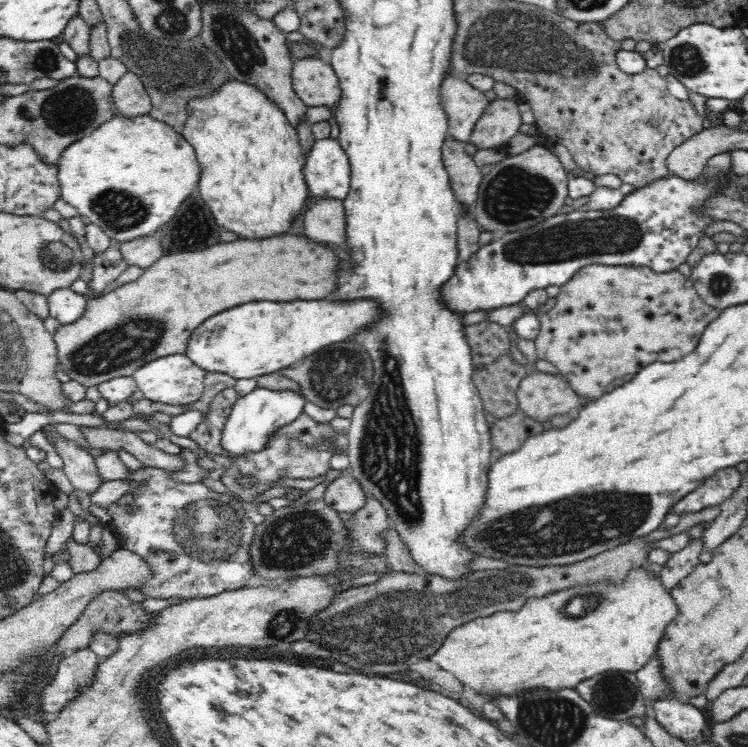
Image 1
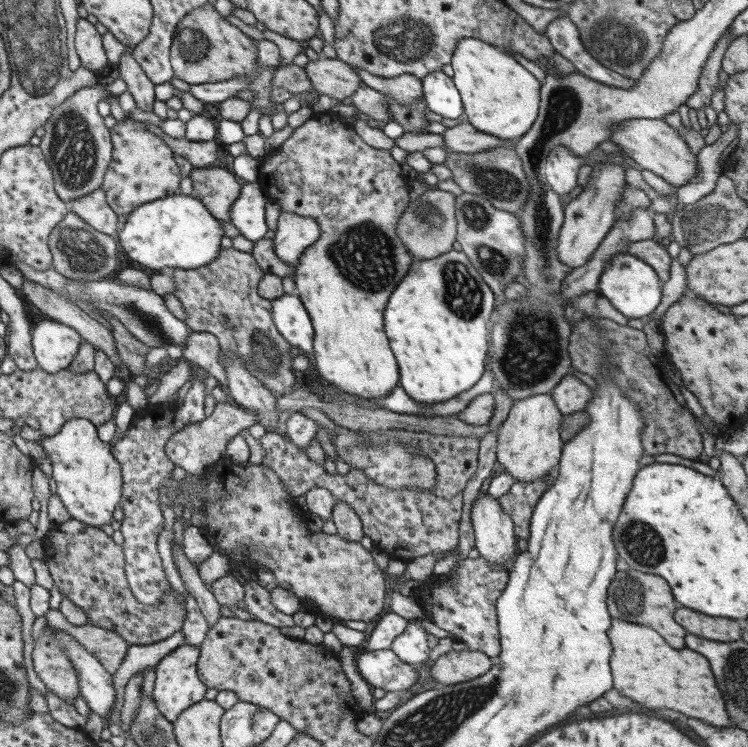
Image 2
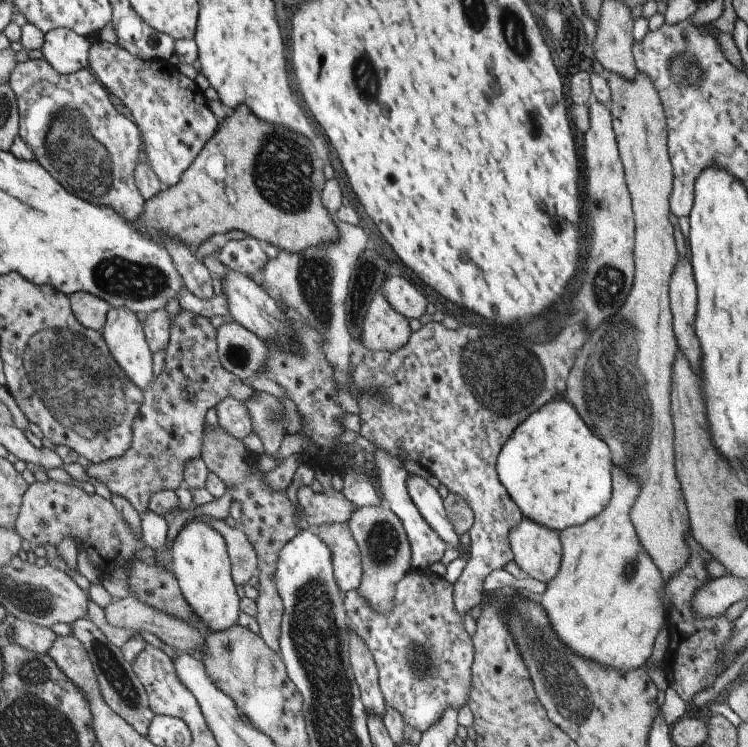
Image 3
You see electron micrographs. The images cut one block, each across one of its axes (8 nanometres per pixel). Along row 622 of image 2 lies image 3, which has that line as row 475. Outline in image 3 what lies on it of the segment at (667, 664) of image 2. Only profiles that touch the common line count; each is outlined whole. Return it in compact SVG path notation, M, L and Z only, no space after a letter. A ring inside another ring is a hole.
M613 466L611 478L612 494L606 509L585 524L559 532L562 560L558 574L546 582L545 592L536 598L546 612L554 634L566 648L570 648L570 652L574 652L574 656L580 656L582 660L592 660L602 668L630 672L644 668L650 659L654 640L667 618L667 606L662 600L662 592L665 590L662 574L654 566L646 550L642 550L638 534L634 532L634 526L630 522L630 508L642 488L636 478L630 478L618 466Z

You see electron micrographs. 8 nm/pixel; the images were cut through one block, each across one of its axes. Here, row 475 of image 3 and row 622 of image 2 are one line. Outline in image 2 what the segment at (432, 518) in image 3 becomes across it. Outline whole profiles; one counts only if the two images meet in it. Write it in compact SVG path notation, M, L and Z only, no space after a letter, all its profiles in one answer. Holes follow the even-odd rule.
M412 620L407 625L404 633L398 636L391 645L394 654L406 664L424 663L429 658L428 633Z

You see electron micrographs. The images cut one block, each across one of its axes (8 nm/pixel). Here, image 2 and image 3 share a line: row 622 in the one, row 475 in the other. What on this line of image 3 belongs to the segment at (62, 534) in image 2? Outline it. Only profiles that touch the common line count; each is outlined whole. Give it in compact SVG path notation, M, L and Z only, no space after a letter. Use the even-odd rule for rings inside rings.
M184 308L171 322L164 370L144 390L144 401L132 424L132 443L120 457L91 462L86 473L105 494L126 498L136 511L146 512L149 501L160 490L176 490L183 485L184 470L190 460L202 458L205 416L222 398L246 402L256 390L227 372L218 358L216 328L209 318L196 316Z

